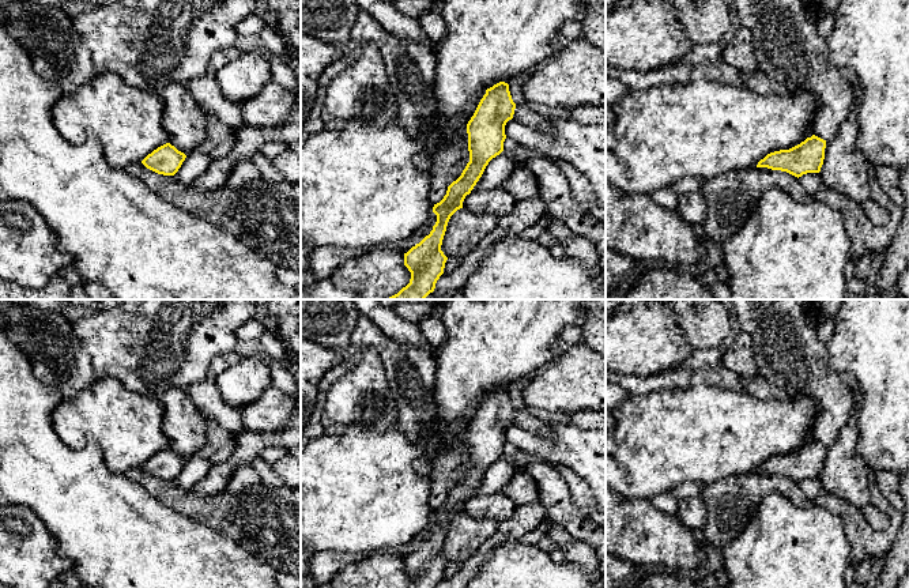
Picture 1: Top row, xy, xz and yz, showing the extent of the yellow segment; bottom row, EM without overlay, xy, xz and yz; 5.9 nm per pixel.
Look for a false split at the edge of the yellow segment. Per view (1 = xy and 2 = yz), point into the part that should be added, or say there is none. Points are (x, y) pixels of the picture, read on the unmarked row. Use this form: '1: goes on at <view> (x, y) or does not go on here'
1: does not go on here
2: does not go on here

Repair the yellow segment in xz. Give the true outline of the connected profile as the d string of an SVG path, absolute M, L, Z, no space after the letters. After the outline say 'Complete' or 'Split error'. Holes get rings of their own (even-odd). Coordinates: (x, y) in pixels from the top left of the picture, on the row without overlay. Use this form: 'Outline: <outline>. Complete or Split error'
Outline: M499 387L486 395L467 429L469 467L453 486L444 504L434 509L437 527L419 549L404 558L404 570L411 577L410 588L437 588L448 562L441 555L450 521L460 513L482 482L489 467L503 456L505 430L513 423L516 408L509 389Z. Complete

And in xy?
Outline: M166 448L148 459L142 468L158 479L174 480L185 463L186 460L184 457Z. Complete

